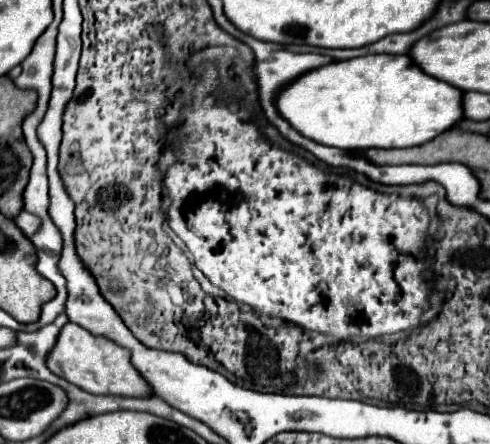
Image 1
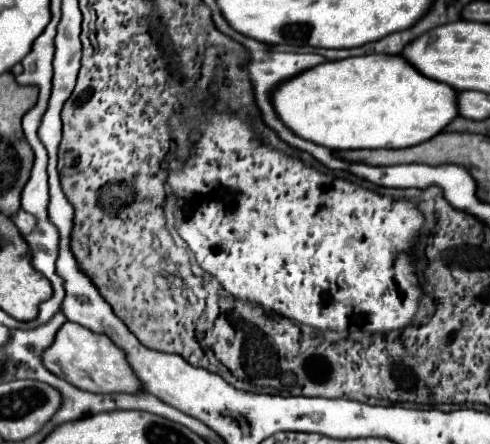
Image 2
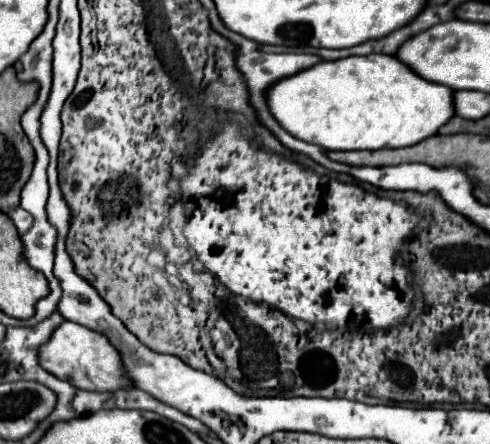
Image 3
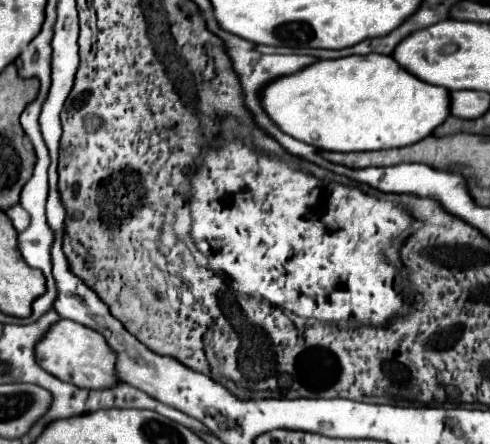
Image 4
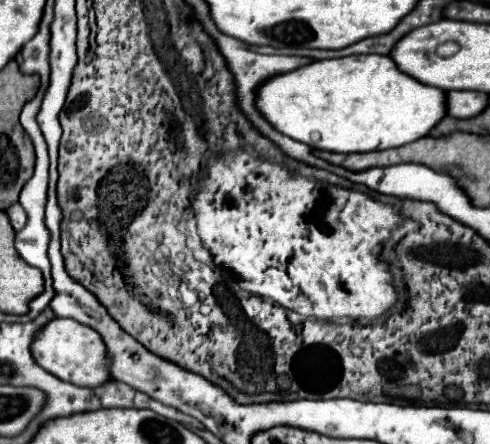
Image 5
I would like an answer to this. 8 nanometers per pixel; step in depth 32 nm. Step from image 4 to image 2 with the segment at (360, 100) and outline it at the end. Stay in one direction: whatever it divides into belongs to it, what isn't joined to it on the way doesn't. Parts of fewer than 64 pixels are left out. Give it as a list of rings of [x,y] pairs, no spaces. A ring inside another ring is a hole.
[[[356,56],[318,64],[274,88],[272,106],[292,132],[330,150],[416,146],[458,116],[456,90],[420,76],[400,56]]]

